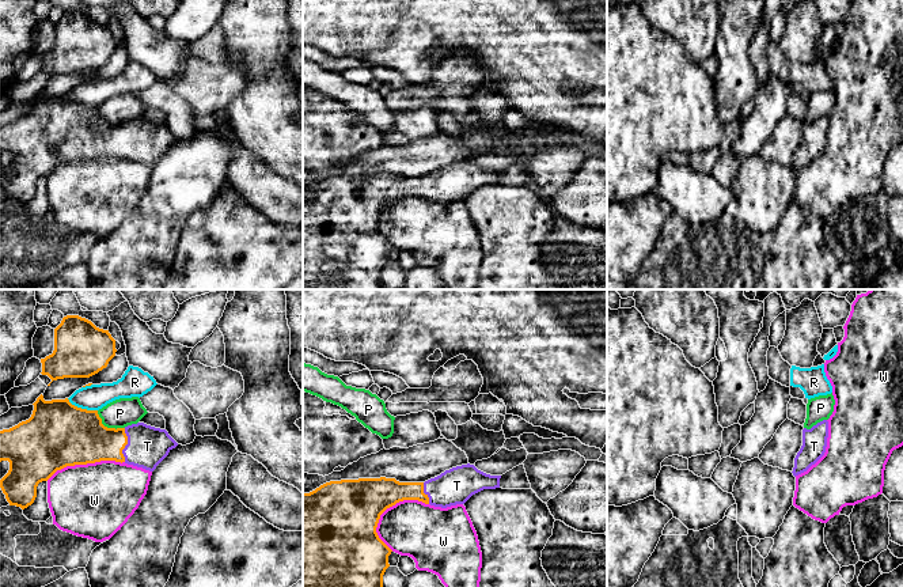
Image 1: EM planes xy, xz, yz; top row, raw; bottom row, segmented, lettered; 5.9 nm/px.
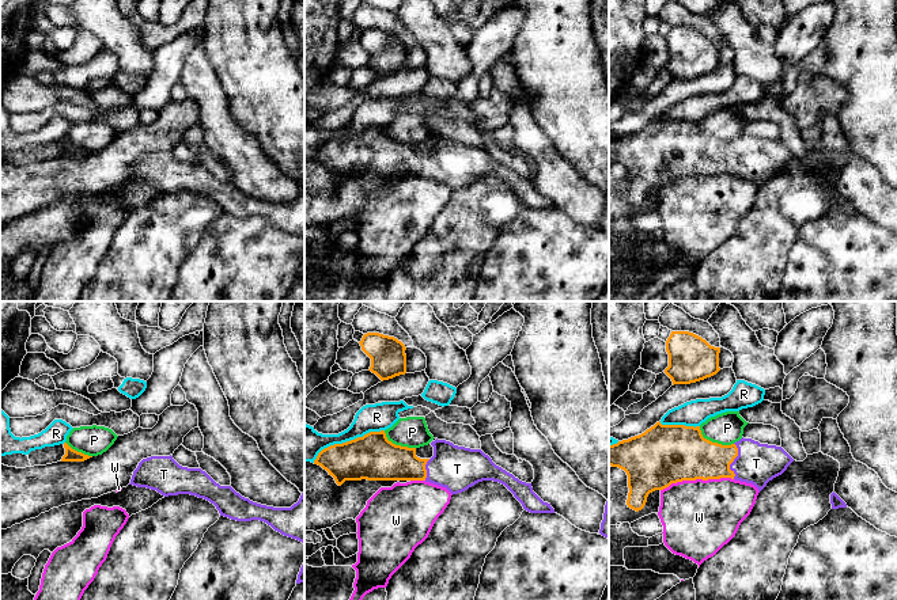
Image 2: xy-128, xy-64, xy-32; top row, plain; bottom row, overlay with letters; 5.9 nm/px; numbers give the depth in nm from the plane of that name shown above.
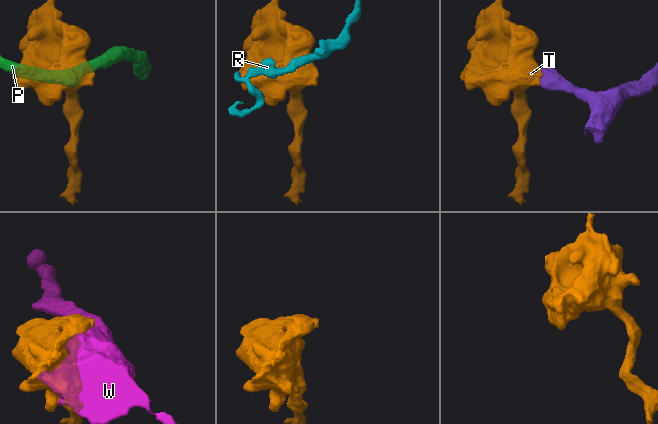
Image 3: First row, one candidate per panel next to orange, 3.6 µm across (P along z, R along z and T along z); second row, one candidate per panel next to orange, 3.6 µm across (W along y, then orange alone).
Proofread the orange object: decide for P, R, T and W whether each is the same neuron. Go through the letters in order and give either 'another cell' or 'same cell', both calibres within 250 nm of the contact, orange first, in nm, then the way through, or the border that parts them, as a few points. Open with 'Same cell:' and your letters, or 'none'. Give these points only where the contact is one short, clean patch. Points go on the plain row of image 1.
Same cell: T
P: another cell | 360/170 nm | along xy (97, 106), (105, 121), (124, 124)
R: another cell | 380/150 nm
T: same cell | 280/240 nm | across xy (84, 135), (97, 139), (126, 139), (147, 141)
W: another cell | 360/340 nm

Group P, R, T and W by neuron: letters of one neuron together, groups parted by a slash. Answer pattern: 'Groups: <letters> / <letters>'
Groups: P / R / T / W

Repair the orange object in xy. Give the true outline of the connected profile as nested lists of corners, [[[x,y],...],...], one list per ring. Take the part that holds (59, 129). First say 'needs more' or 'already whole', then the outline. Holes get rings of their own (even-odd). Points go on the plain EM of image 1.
needs more | [[[41,90],[33,101],[34,106],[29,115],[0,126],[0,158],[10,158],[10,166],[0,175],[0,183],[10,201],[22,205],[34,198],[39,178],[48,177],[67,162],[115,156],[153,167],[178,141],[166,125],[144,118],[117,125],[107,124],[102,120],[98,106],[77,103],[68,94],[45,96]]]

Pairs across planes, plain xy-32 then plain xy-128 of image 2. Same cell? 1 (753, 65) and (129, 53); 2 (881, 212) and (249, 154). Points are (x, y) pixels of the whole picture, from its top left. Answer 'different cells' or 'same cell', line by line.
1: same cell
2: same cell

